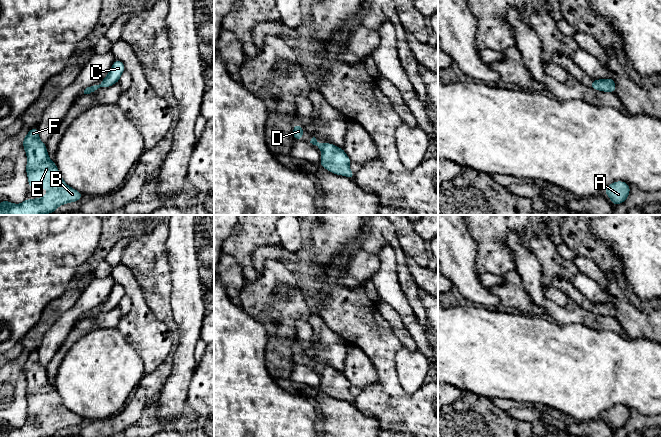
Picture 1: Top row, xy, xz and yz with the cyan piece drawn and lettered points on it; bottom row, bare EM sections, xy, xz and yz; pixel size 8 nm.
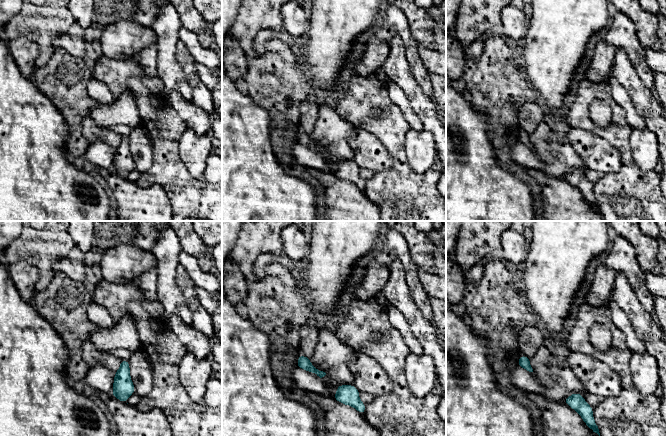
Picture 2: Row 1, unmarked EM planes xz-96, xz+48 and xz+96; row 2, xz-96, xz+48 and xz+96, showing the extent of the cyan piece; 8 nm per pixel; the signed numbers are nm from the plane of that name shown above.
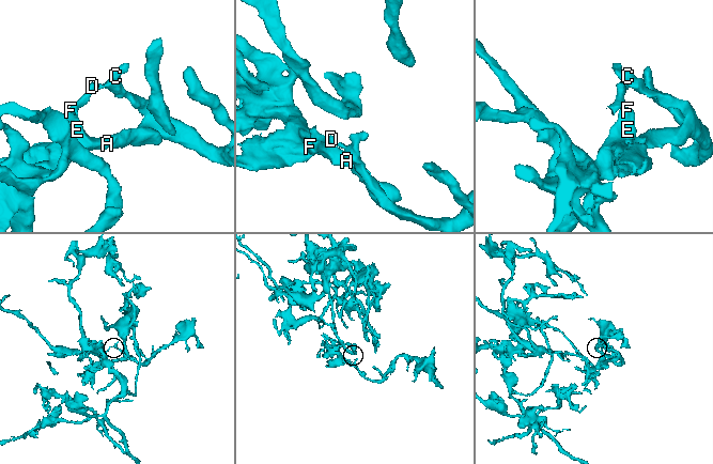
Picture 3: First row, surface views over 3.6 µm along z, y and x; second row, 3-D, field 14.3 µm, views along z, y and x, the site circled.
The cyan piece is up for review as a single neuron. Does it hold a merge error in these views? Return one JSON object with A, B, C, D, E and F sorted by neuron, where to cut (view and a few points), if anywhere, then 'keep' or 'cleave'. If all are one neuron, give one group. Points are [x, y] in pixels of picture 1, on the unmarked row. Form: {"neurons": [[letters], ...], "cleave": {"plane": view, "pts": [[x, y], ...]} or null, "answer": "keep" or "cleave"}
{"neurons": [["A", "B", "C", "E", "F"], ["D"]], "cleave": {"plane": "xz", "pts": [[324, 368], [320, 372]]}, "answer": "cleave"}

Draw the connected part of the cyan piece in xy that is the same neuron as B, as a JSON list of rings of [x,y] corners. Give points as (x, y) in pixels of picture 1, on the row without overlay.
[[[38,351],[23,362],[26,376],[28,411],[52,413],[41,422],[25,423],[21,428],[0,426],[0,437],[54,437],[64,428],[79,425],[83,418],[67,409],[54,385],[49,382],[46,367],[39,363]]]

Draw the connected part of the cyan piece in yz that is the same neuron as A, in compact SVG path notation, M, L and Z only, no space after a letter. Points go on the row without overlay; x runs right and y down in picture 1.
M615 405L604 413L611 426L617 430L625 426L630 418L630 409L624 405Z

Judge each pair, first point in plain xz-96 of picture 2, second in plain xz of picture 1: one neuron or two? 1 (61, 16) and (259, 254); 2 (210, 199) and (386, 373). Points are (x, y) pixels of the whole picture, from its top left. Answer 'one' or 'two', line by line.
1: two
2: one

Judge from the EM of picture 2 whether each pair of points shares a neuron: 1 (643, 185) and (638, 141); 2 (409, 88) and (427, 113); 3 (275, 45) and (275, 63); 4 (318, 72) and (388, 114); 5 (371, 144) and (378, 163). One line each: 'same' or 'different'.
1: different
2: same
3: same
4: different
5: same

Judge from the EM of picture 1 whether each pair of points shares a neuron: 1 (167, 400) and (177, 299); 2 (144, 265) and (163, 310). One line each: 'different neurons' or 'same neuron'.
1: same neuron
2: same neuron

